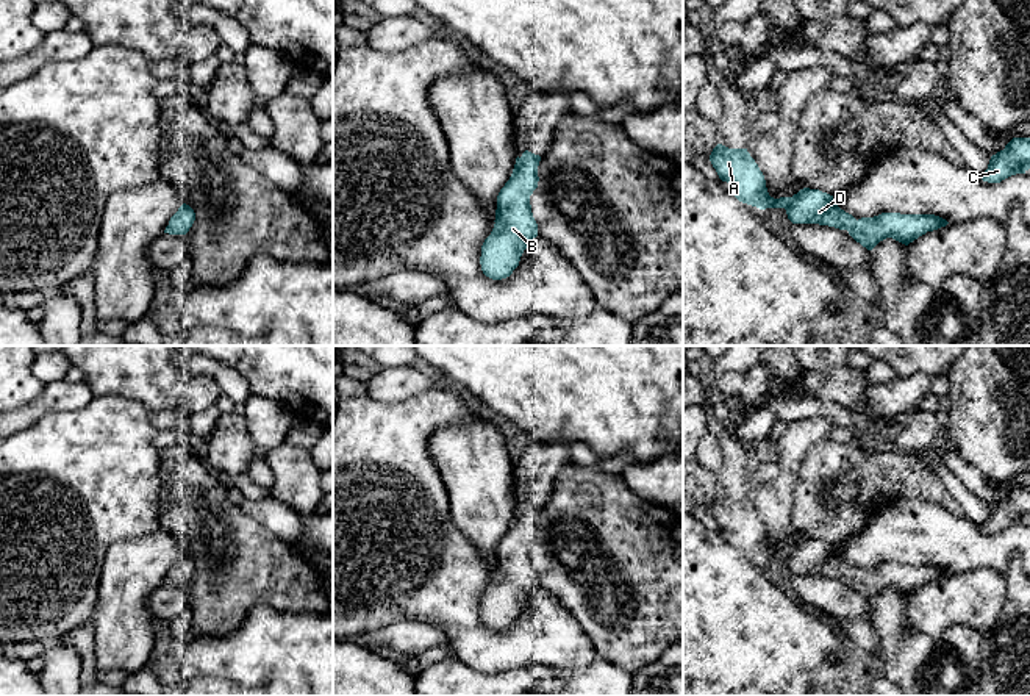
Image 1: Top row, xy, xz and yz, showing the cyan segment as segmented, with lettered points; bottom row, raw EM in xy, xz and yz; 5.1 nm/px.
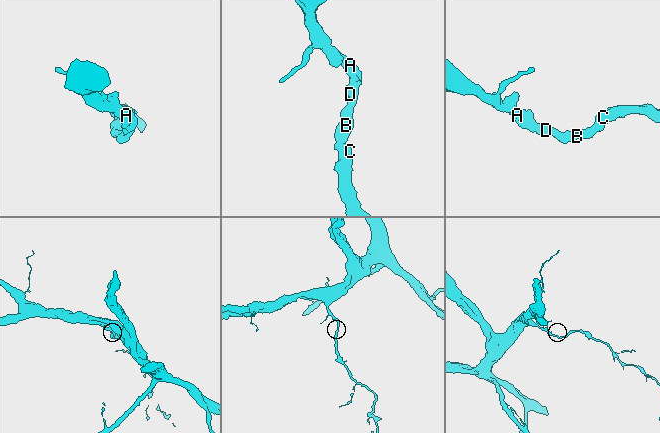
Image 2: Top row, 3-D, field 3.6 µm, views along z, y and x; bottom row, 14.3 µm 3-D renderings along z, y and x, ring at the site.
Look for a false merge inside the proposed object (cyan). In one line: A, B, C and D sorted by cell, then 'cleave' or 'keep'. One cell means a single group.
A B C D | keep

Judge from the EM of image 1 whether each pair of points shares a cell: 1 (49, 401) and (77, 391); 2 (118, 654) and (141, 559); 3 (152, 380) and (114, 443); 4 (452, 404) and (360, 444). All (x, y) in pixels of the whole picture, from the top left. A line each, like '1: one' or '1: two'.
1: one
2: one
3: two
4: one

